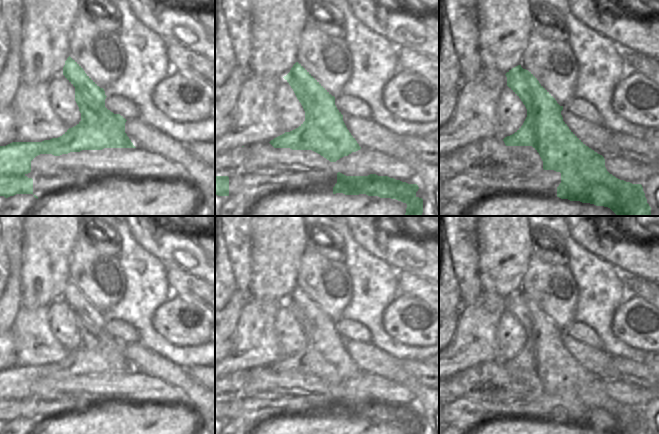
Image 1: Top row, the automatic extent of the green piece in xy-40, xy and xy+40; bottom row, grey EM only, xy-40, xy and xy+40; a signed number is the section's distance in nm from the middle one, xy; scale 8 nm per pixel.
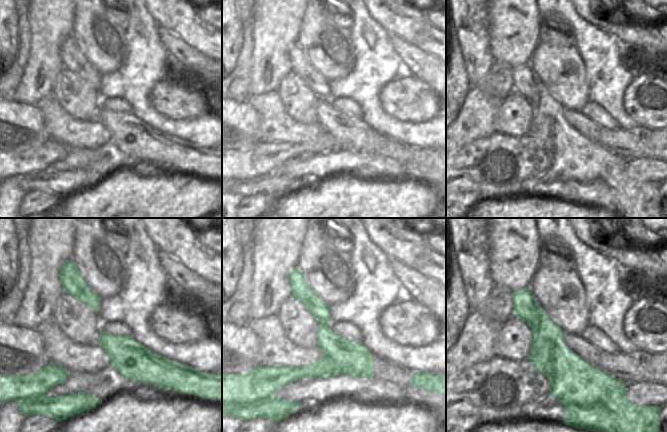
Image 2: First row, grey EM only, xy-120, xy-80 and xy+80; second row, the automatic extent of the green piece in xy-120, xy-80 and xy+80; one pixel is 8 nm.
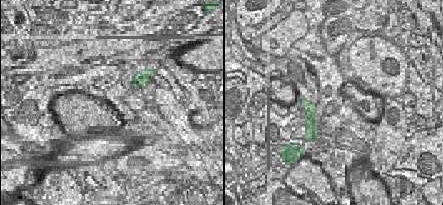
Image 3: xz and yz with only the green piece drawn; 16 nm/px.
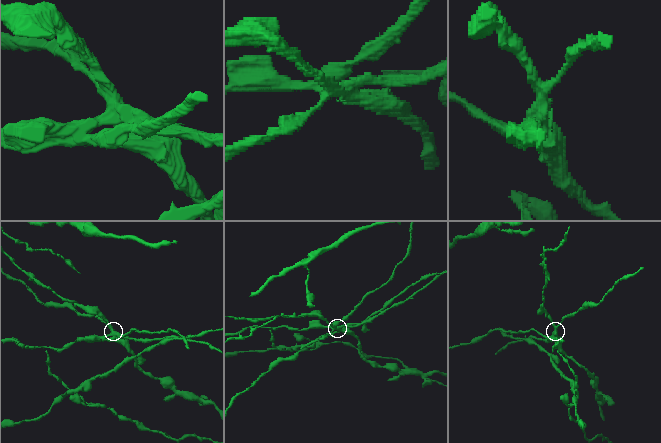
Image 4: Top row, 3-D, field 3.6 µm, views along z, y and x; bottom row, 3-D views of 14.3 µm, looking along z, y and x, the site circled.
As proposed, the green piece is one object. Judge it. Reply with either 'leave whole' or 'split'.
split

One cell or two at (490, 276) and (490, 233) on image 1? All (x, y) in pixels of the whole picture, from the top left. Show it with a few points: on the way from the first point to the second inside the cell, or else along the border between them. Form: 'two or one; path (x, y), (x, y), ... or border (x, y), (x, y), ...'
one; path (490, 265), (490, 244)

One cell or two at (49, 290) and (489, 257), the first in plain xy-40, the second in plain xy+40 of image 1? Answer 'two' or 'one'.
one

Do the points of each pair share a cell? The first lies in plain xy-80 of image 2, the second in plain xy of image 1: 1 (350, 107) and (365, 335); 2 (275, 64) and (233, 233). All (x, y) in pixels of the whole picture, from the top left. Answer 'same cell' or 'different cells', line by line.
1: same cell
2: different cells

